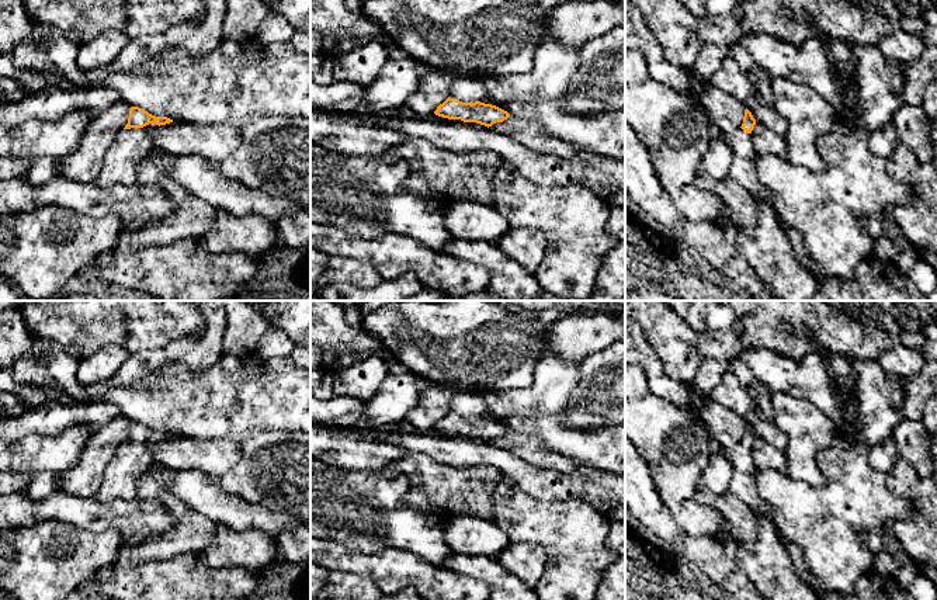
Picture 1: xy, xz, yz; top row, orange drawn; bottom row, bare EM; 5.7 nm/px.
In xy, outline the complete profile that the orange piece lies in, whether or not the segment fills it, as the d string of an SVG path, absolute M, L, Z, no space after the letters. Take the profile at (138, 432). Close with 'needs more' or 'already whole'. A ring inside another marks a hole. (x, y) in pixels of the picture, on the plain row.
M139 422L129 423L128 438L117 448L104 472L104 481L94 496L103 502L136 497L136 476L153 465L152 448L160 440L173 437L167 431L155 431Z; needs more

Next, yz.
M746 423L743 438L740 443L723 448L718 444L714 444L714 450L721 452L733 468L733 475L729 483L728 490L733 495L739 496L743 502L746 502L752 509L759 510L766 514L770 520L773 520L773 513L767 503L760 499L756 490L756 475L757 469L753 464L750 448L756 440L756 434L752 427Z; needs more

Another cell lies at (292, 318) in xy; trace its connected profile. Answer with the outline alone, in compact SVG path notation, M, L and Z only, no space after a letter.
M246 301L298 347L310 348L310 301Z

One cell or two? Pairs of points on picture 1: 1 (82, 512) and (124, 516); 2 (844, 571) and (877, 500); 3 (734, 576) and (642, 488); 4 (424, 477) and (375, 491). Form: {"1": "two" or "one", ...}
{"1": "one", "2": "one", "3": "one", "4": "two"}

